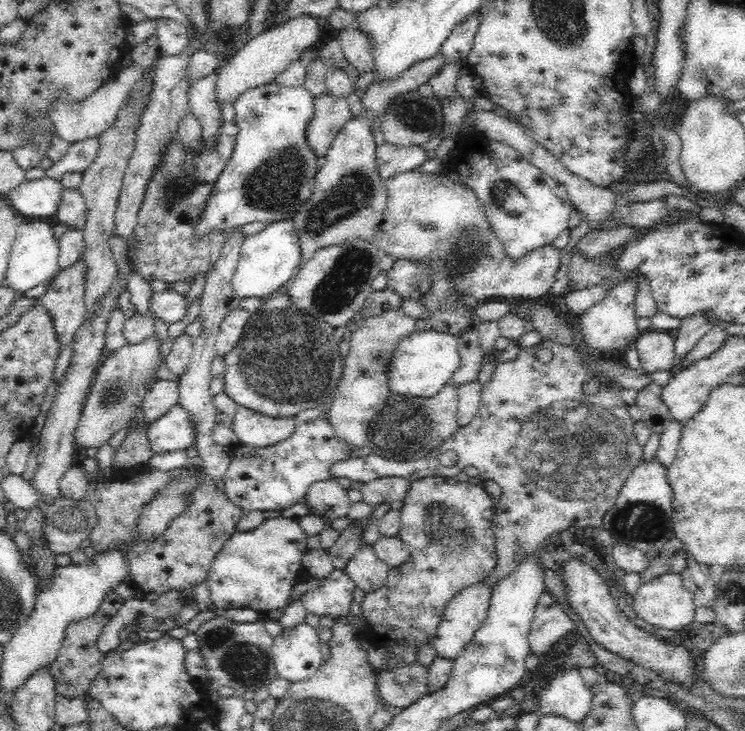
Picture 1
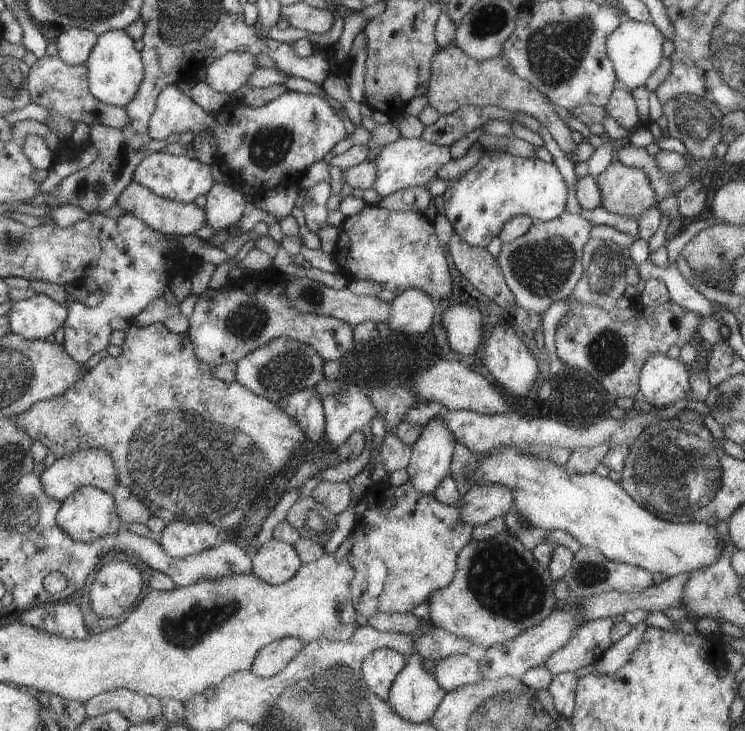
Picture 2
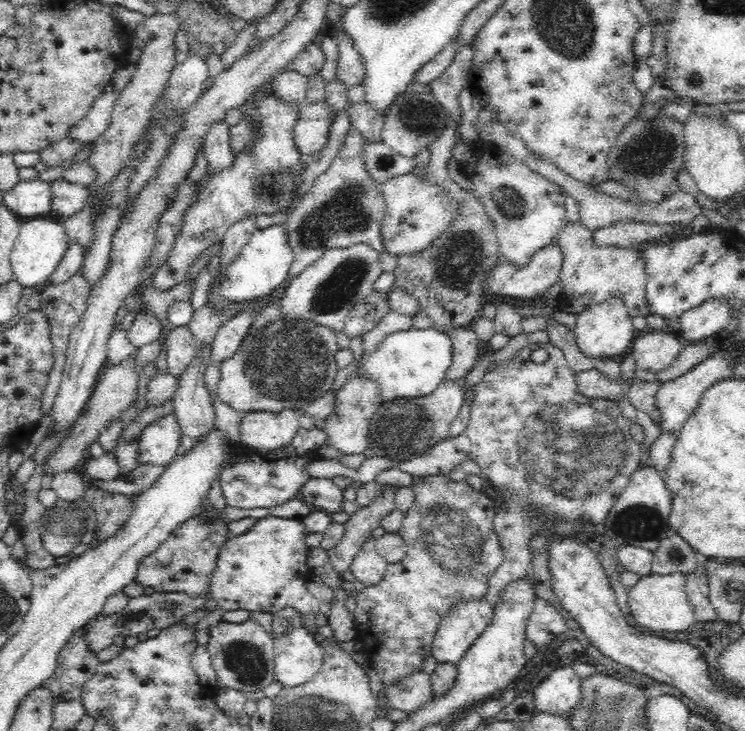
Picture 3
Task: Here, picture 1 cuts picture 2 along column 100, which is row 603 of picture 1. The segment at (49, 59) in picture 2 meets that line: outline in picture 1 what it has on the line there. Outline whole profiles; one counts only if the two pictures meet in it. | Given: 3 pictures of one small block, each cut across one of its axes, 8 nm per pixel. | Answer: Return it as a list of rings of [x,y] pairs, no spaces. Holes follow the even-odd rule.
[[[110,591],[104,597],[100,608],[96,611],[94,616],[82,620],[82,622],[74,622],[70,624],[65,630],[65,637],[62,641],[62,646],[58,651],[55,663],[50,668],[50,675],[54,679],[56,685],[56,695],[66,698],[84,697],[88,684],[96,678],[96,674],[100,672],[102,661],[105,655],[98,650],[96,646],[96,638],[99,632],[110,621],[112,616],[124,606],[127,600],[120,597],[115,591]]]

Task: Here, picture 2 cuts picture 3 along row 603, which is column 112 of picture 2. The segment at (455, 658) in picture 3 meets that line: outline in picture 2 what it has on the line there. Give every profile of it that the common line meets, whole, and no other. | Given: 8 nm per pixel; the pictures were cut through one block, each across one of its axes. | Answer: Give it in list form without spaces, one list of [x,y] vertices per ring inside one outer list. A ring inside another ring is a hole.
[[[87,448],[87,450],[74,450],[69,454],[59,456],[39,476],[43,492],[49,498],[59,500],[59,505],[75,490],[83,486],[93,486],[103,492],[111,492],[118,486],[117,472],[115,472],[114,459],[103,448]]]

